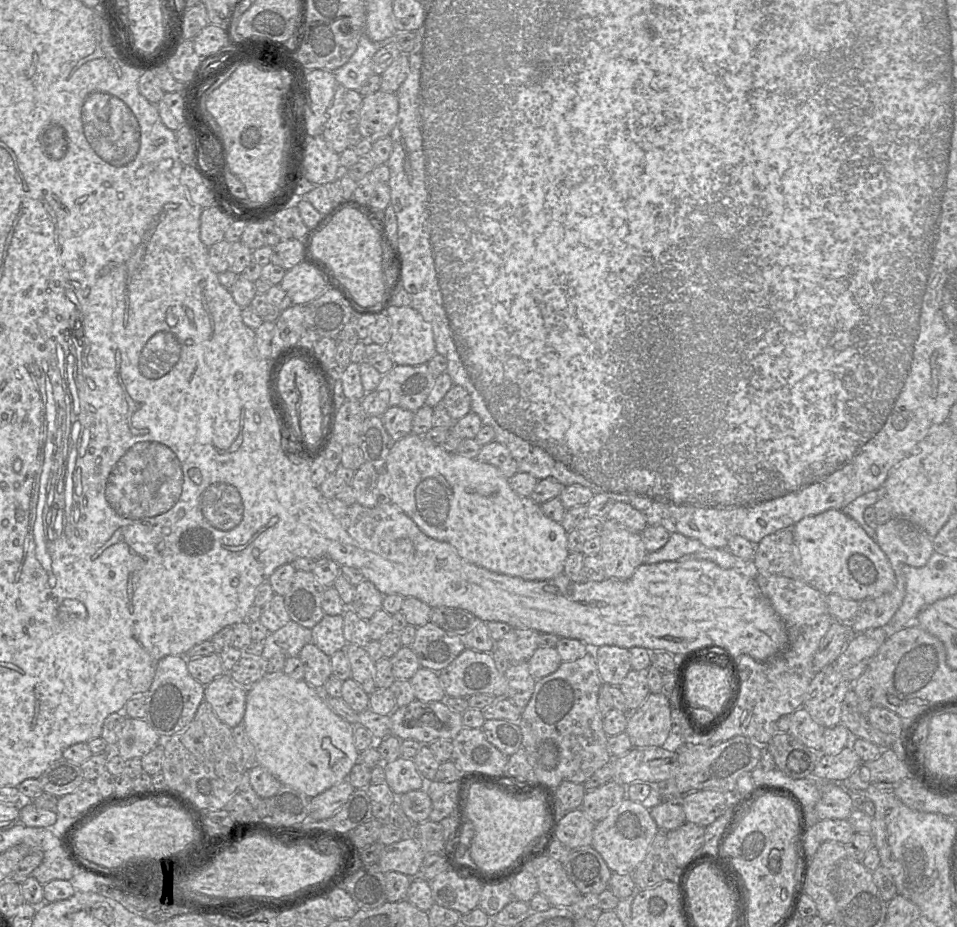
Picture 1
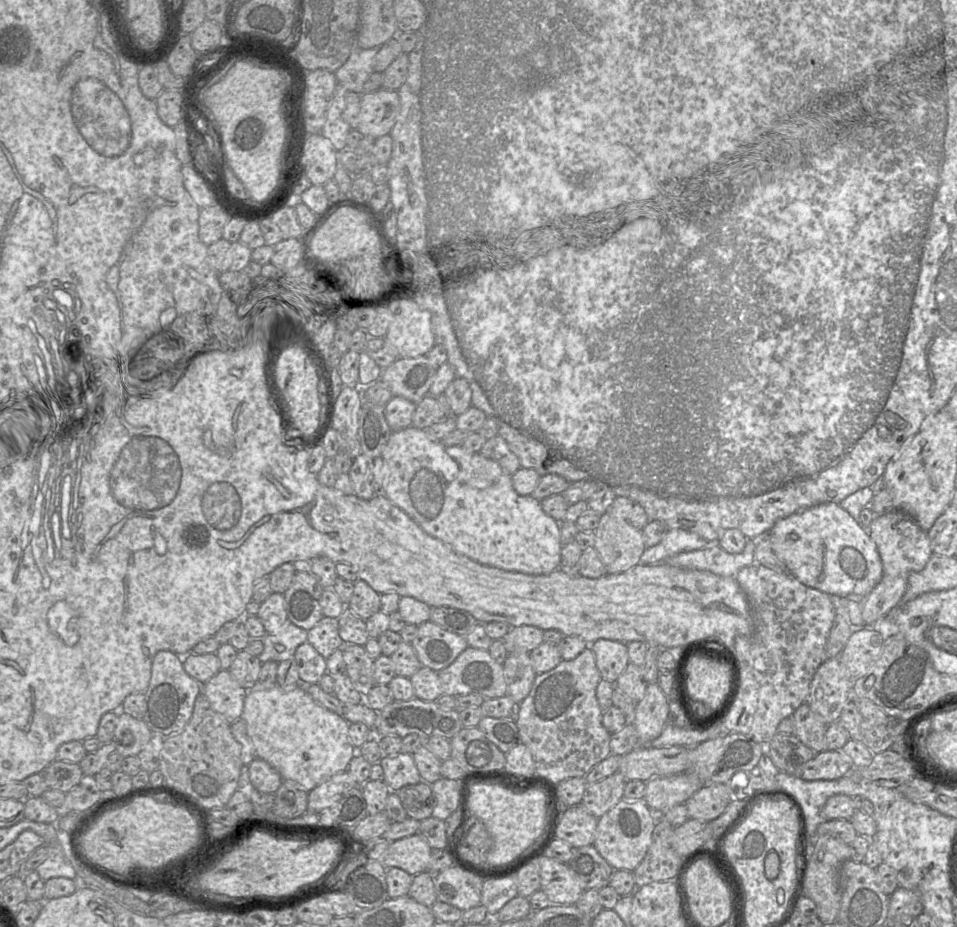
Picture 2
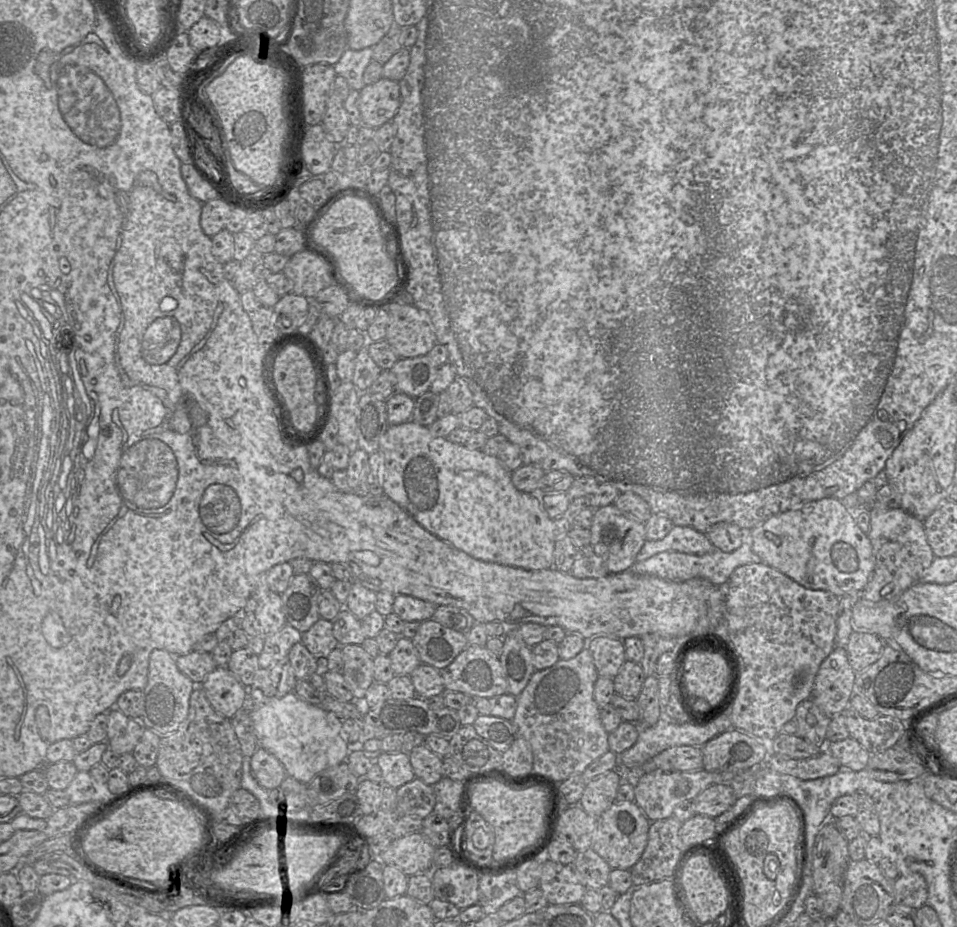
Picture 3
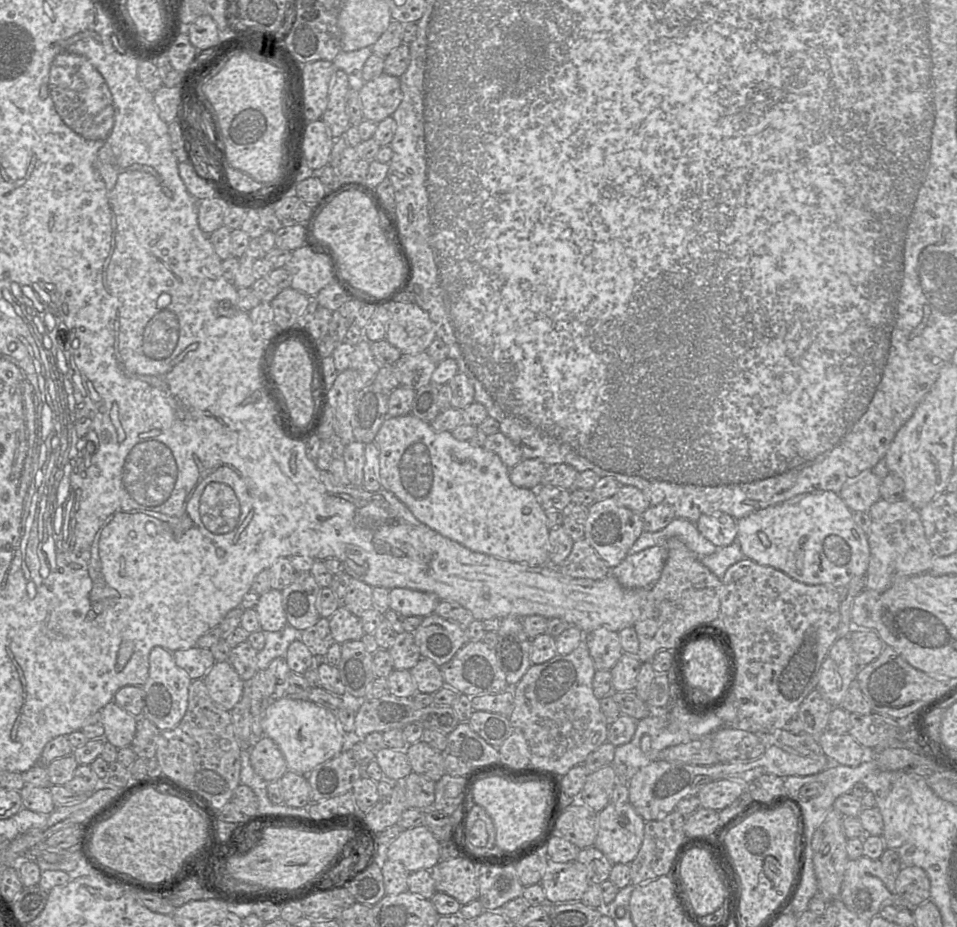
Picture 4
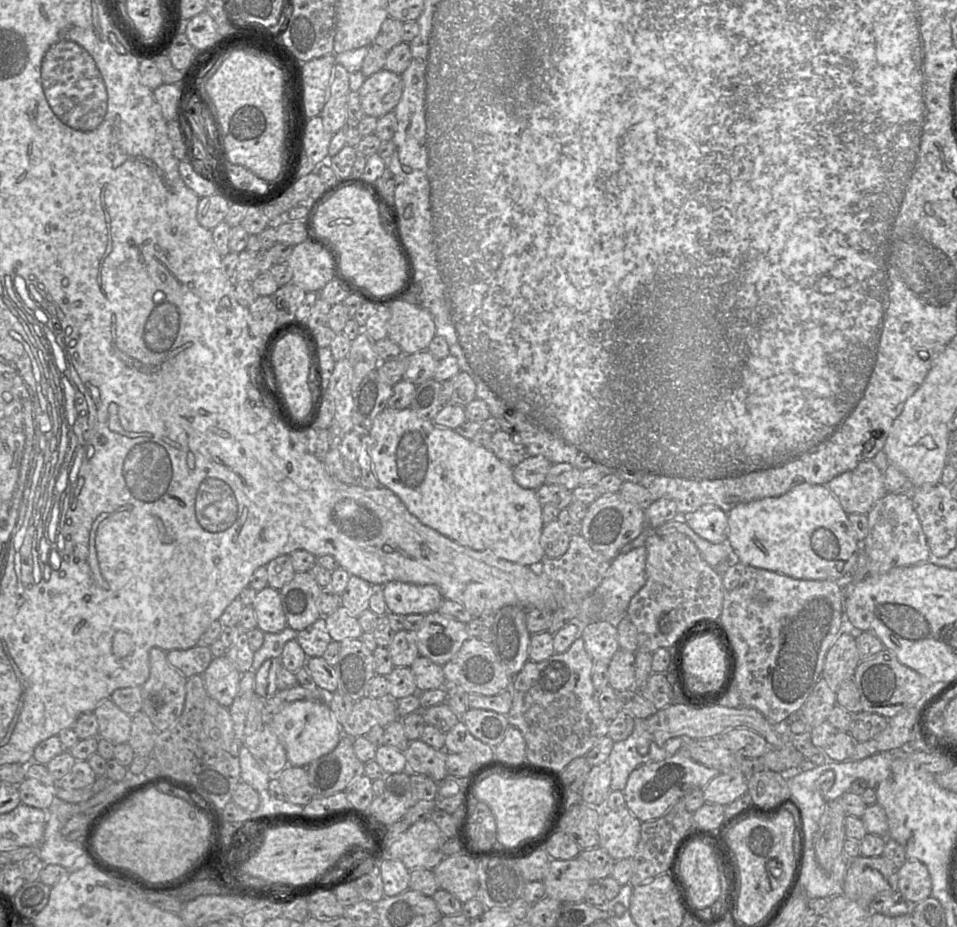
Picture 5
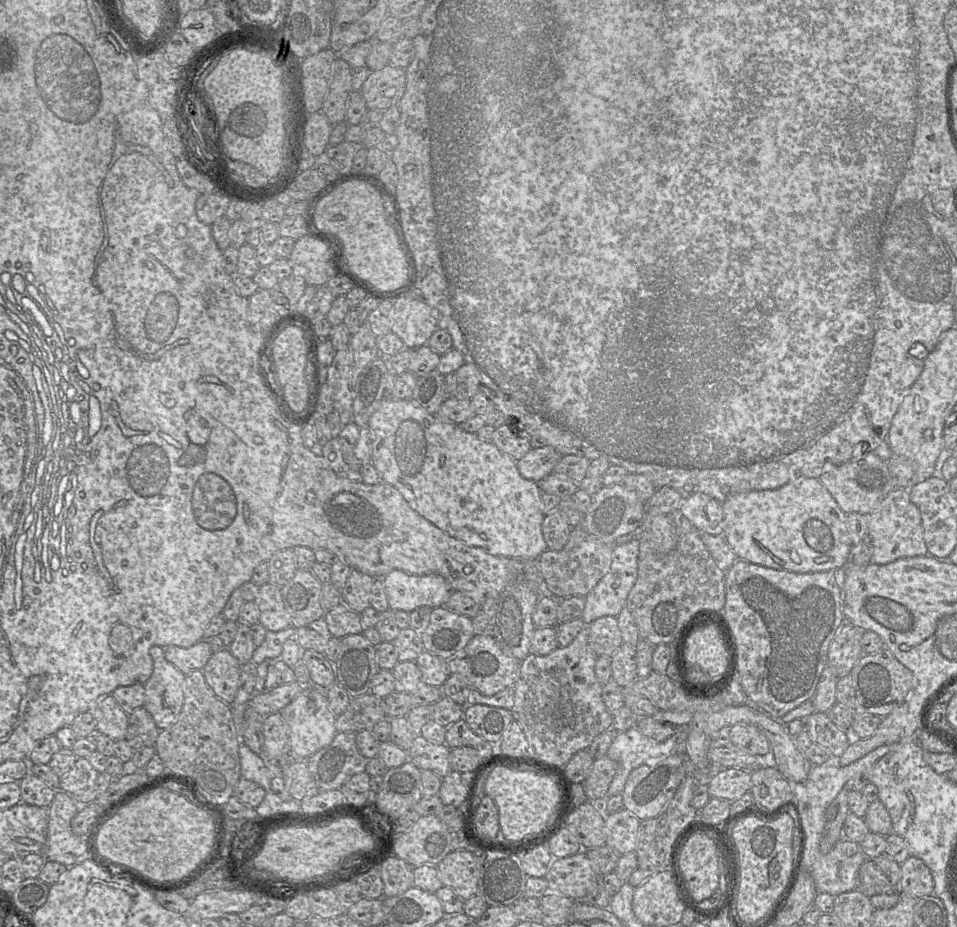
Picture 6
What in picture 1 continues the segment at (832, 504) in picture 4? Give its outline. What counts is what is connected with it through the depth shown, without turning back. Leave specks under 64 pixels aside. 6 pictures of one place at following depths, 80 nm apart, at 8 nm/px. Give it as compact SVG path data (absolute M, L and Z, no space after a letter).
M830 509L803 518L793 526L794 543L797 546L803 568L803 580L824 594L837 594L842 598L861 602L879 597L895 586L894 570L879 545L863 528L842 510Z

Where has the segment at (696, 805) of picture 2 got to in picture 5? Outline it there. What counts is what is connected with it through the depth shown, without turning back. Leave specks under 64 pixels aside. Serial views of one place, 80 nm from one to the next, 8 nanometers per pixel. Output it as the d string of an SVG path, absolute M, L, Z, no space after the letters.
M740 770L720 771L702 791L705 803L725 806L748 792L747 776Z

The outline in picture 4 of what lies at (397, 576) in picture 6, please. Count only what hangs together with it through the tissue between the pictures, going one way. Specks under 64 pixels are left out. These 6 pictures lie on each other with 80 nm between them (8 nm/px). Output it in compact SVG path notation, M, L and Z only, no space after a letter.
M393 588L389 592L390 609L404 617L426 617L434 613L441 600L431 592Z

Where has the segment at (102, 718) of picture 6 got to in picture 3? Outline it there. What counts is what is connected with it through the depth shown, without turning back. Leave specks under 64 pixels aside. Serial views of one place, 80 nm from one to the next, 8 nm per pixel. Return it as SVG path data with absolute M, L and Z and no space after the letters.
M118 708L107 711L107 744L117 755L132 753L140 741L145 727L142 723L126 716Z

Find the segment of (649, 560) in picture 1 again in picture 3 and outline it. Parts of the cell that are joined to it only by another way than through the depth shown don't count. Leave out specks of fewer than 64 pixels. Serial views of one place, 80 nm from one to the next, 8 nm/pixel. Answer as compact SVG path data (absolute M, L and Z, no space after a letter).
M674 525L663 539L646 540L637 555L637 561L644 561L665 551L703 555L713 552L715 548L706 534L692 527Z

